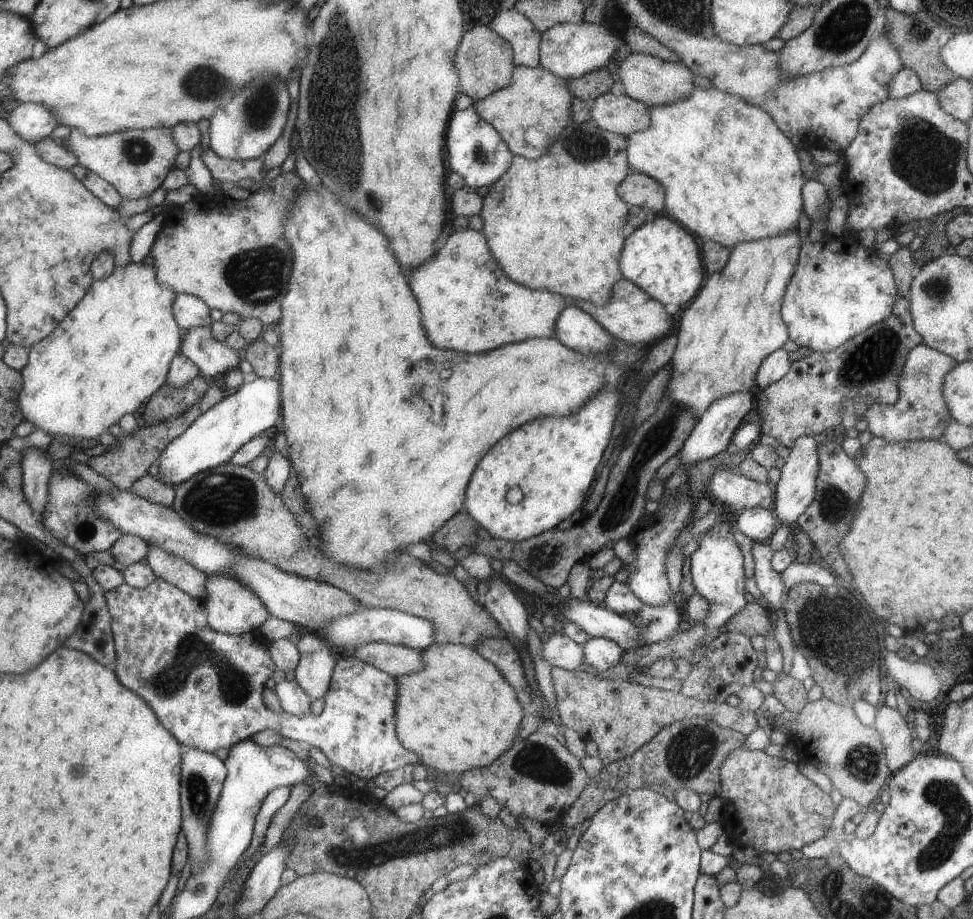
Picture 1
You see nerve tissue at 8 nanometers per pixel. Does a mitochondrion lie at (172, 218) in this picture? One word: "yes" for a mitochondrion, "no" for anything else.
no

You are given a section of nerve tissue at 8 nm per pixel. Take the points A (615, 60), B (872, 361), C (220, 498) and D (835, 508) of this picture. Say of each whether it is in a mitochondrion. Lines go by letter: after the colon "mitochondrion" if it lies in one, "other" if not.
A: other
B: mitochondrion
C: mitochondrion
D: mitochondrion

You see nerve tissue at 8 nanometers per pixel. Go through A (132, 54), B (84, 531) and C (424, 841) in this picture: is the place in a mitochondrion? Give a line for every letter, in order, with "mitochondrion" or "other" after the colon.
A: other
B: mitochondrion
C: mitochondrion

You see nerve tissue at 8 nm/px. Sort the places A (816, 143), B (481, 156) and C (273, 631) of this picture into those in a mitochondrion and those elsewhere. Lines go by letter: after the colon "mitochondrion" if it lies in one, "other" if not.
A: other
B: mitochondrion
C: other

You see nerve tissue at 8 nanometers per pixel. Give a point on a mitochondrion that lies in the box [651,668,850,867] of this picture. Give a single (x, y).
(690, 751)

